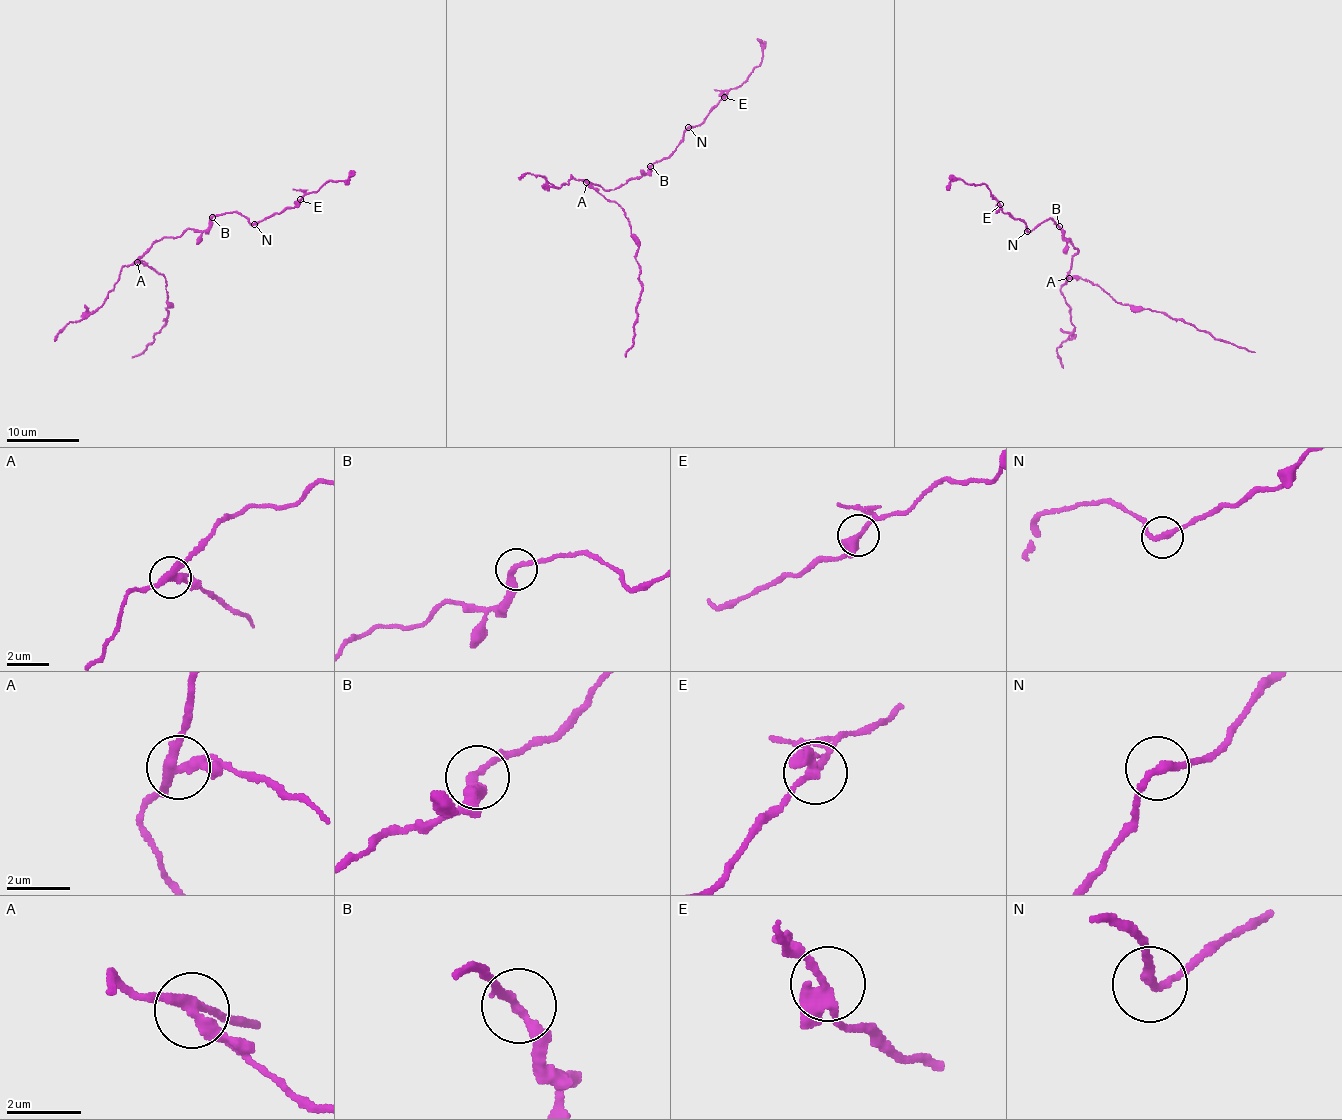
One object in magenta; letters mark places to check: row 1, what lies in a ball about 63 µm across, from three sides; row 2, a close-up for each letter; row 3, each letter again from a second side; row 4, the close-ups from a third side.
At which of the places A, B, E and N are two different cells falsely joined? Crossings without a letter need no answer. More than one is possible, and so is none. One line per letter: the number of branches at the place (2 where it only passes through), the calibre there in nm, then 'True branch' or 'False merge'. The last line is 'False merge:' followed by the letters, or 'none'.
A: Branches: 3. Thickness 320 nm. False merge
B: Branches: 2. Thickness 240 nm. True branch
E: Branches: 3. Thickness 300 nm. True branch
N: Branches: 2. Thickness 240 nm. True branch
False merge: A

